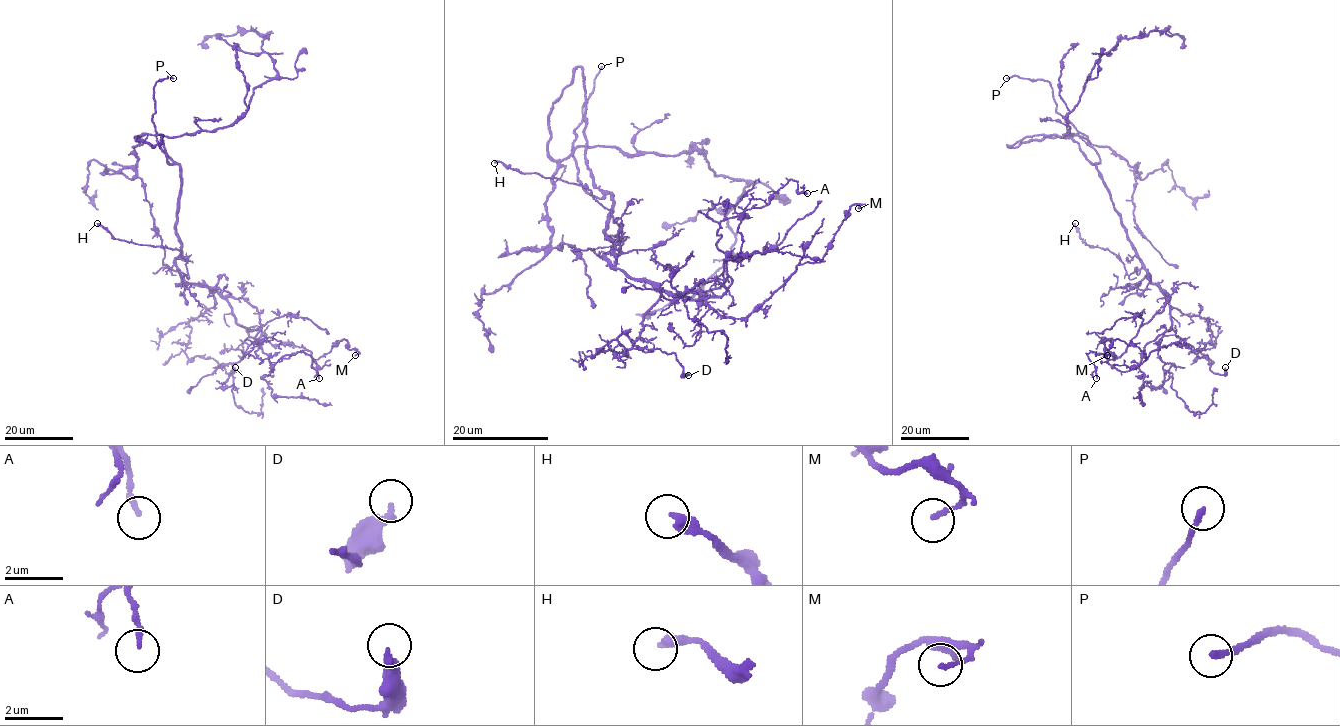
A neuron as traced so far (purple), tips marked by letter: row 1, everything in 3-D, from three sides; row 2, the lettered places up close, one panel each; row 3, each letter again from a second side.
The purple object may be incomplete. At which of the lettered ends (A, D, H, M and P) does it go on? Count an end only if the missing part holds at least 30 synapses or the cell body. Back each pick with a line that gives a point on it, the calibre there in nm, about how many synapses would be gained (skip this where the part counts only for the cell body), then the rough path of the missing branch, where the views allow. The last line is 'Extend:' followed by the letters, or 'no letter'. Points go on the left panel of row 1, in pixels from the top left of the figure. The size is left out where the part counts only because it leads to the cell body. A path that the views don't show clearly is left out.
P: at (173, 78); 180 nm thick; missing branch runs (173, 78), (193, 77), (194, 79), (186, 83)
Extend: P

